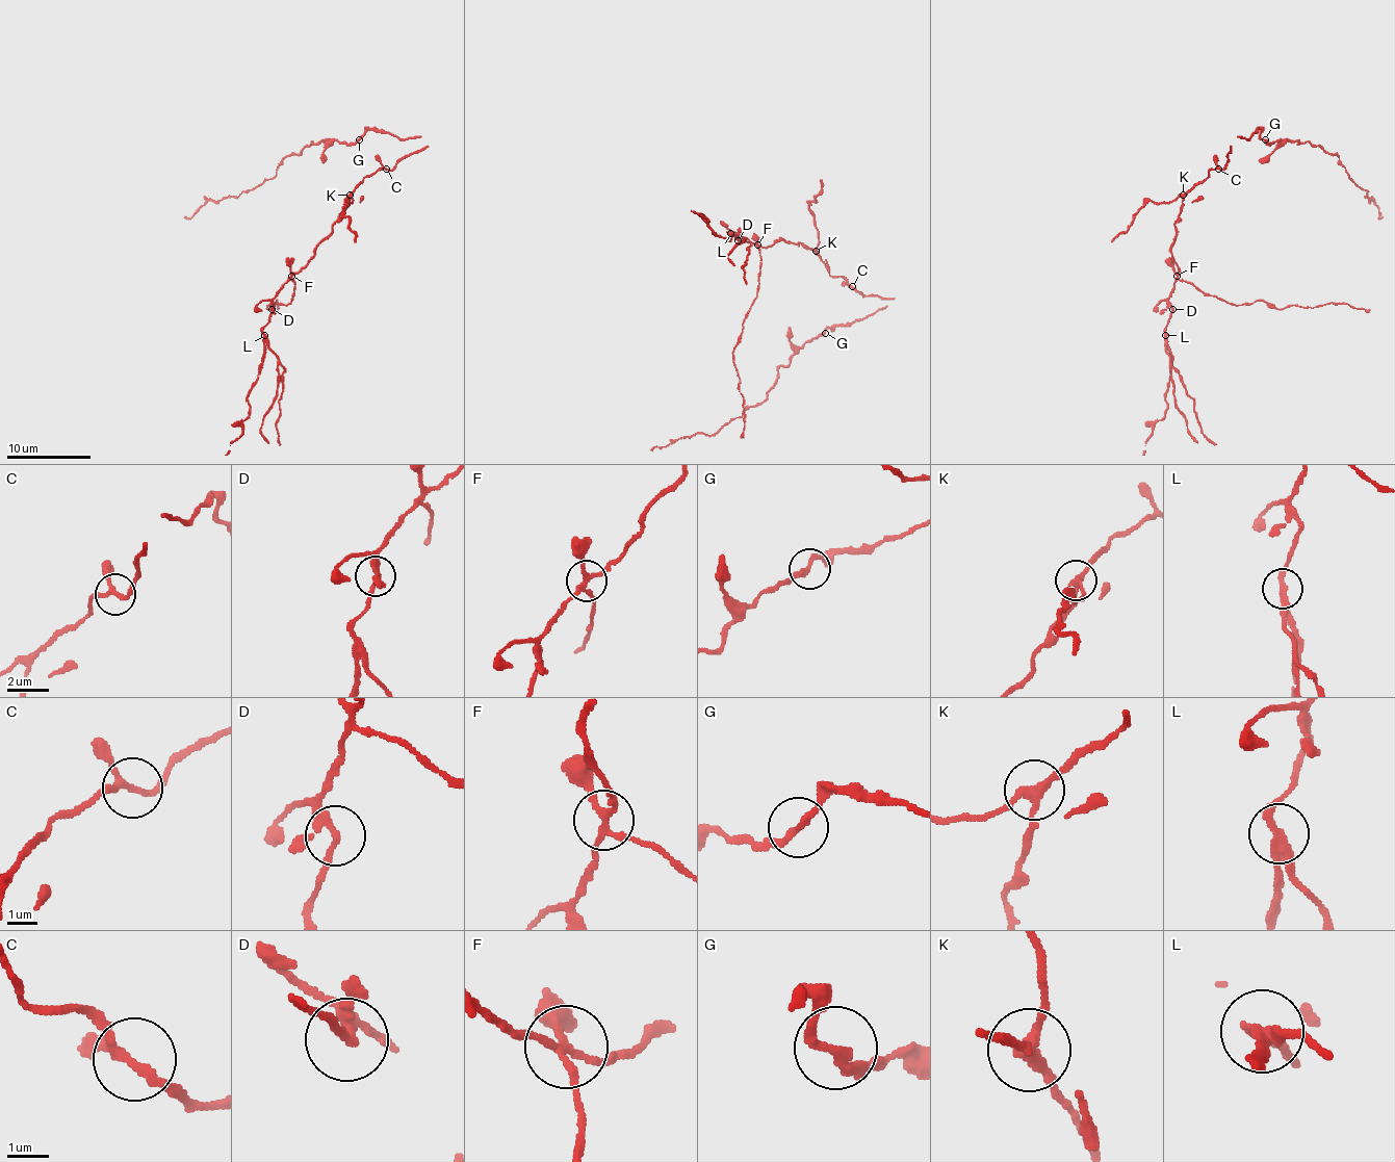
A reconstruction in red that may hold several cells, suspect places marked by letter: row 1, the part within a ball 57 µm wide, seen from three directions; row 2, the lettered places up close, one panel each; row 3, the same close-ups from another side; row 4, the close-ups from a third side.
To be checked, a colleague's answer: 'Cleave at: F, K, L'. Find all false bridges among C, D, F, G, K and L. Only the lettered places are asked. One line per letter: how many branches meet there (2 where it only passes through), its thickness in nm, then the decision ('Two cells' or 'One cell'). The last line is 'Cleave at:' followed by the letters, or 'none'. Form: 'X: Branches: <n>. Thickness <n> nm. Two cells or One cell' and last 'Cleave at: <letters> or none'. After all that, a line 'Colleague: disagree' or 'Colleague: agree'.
C: Branches: 3. Thickness 190 nm. One cell
D: Branches: 3. Thickness 200 nm. One cell
F: Branches: 4. Thickness 190 nm. Two cells
G: Branches: 2. Thickness 220 nm. One cell
K: Branches: 3. Thickness 240 nm. Two cells
L: Branches: 3. Thickness 220 nm. Two cells
Cleave at: F, K, L
Colleague: agree

